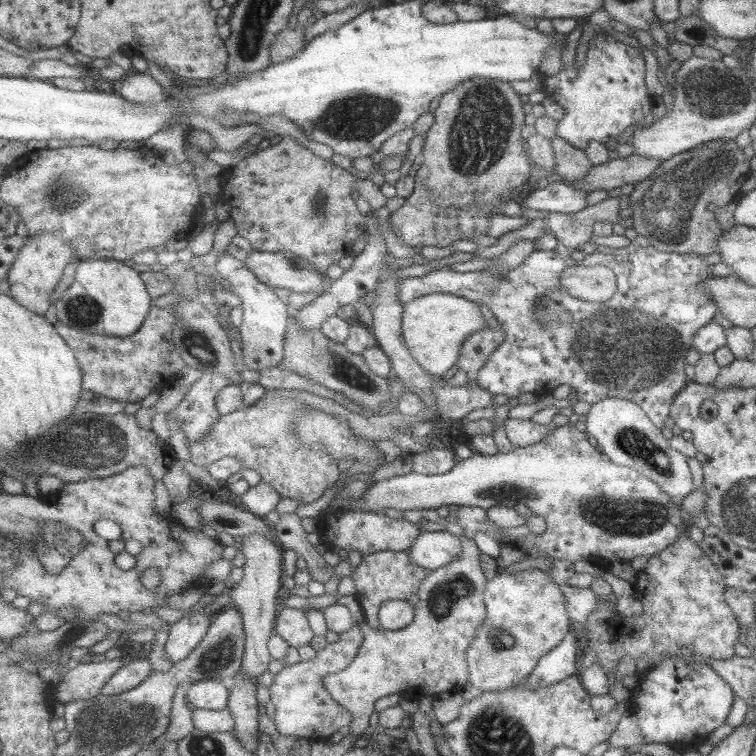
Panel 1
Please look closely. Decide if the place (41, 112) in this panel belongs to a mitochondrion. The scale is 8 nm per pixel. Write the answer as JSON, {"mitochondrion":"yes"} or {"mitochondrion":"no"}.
{"mitochondrion":"no"}

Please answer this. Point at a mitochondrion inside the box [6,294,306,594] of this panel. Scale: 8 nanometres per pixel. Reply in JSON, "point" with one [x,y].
{"point":[95,445]}

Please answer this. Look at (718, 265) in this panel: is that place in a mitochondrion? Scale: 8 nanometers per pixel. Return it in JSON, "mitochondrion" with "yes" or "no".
{"mitochondrion":"no"}

